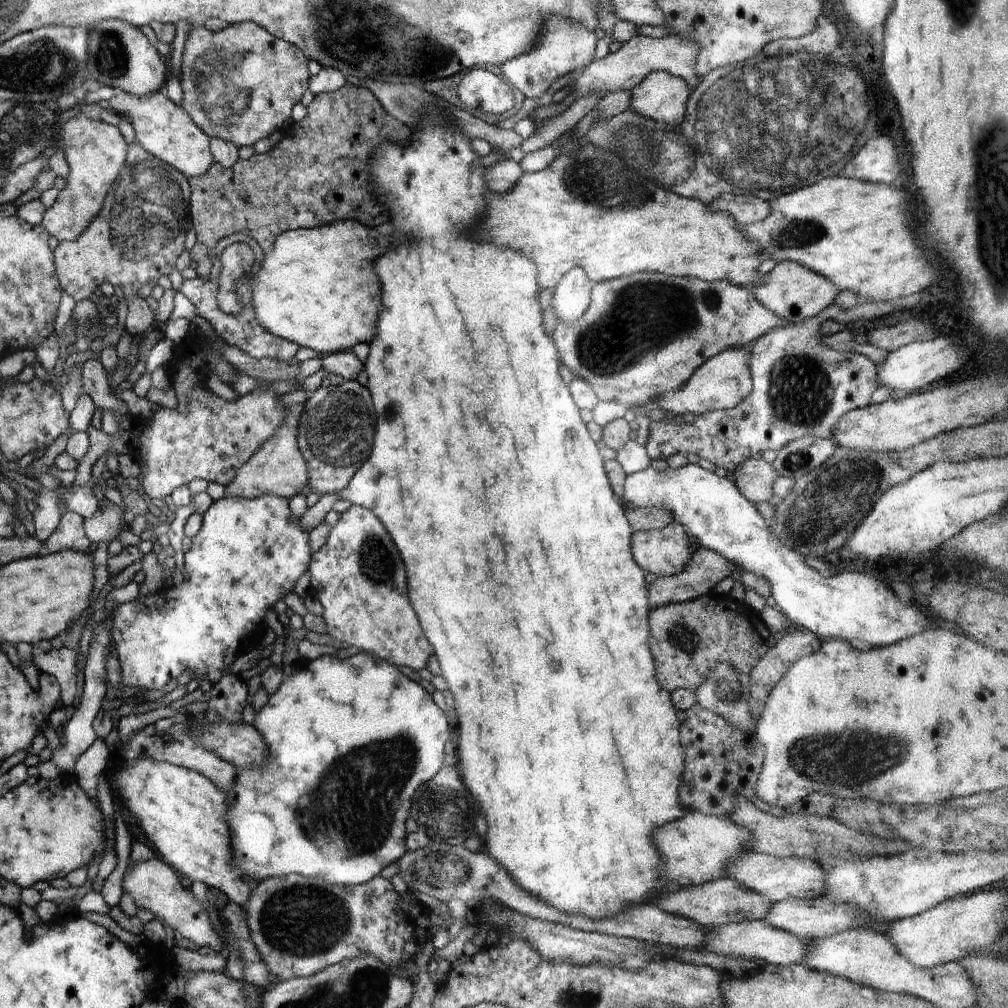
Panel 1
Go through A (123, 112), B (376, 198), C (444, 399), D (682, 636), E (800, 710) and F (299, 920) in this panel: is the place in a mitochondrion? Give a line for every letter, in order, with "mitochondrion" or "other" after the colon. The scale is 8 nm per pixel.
A: other
B: other
C: other
D: mitochondrion
E: other
F: mitochondrion

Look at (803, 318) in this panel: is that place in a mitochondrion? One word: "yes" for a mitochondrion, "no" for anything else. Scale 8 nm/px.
no

